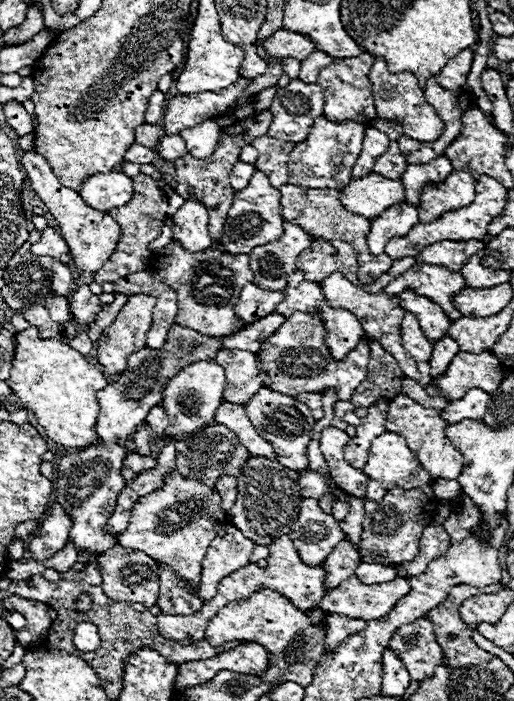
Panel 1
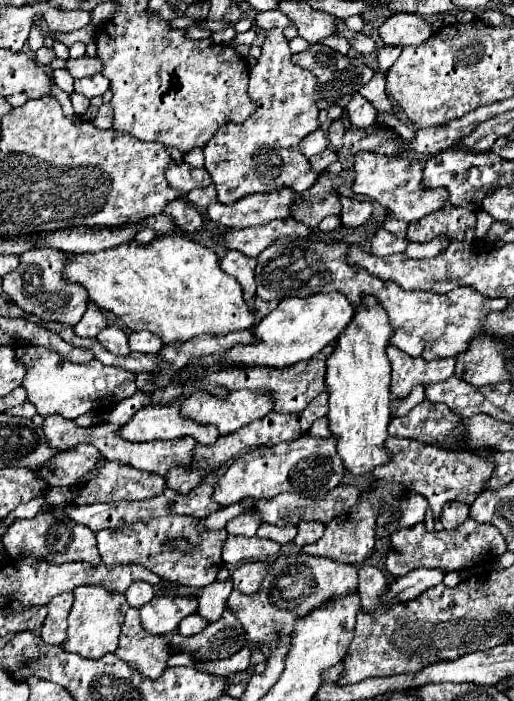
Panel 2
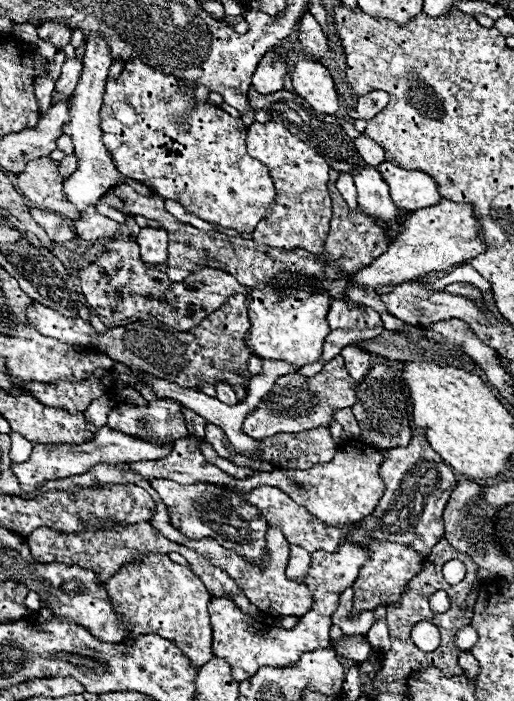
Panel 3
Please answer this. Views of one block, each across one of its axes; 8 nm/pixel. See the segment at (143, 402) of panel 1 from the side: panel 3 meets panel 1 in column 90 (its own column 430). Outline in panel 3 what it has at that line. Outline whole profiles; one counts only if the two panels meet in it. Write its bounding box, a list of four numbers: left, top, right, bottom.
[362,428,456,556]

